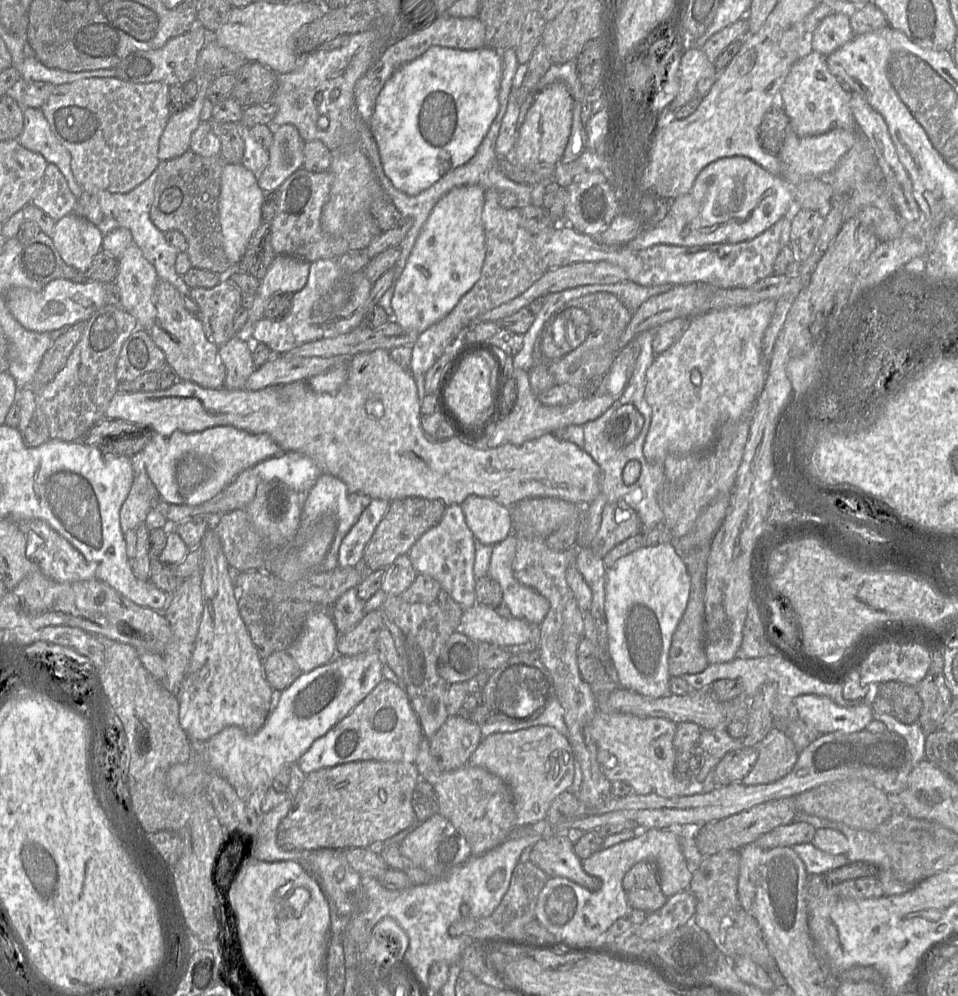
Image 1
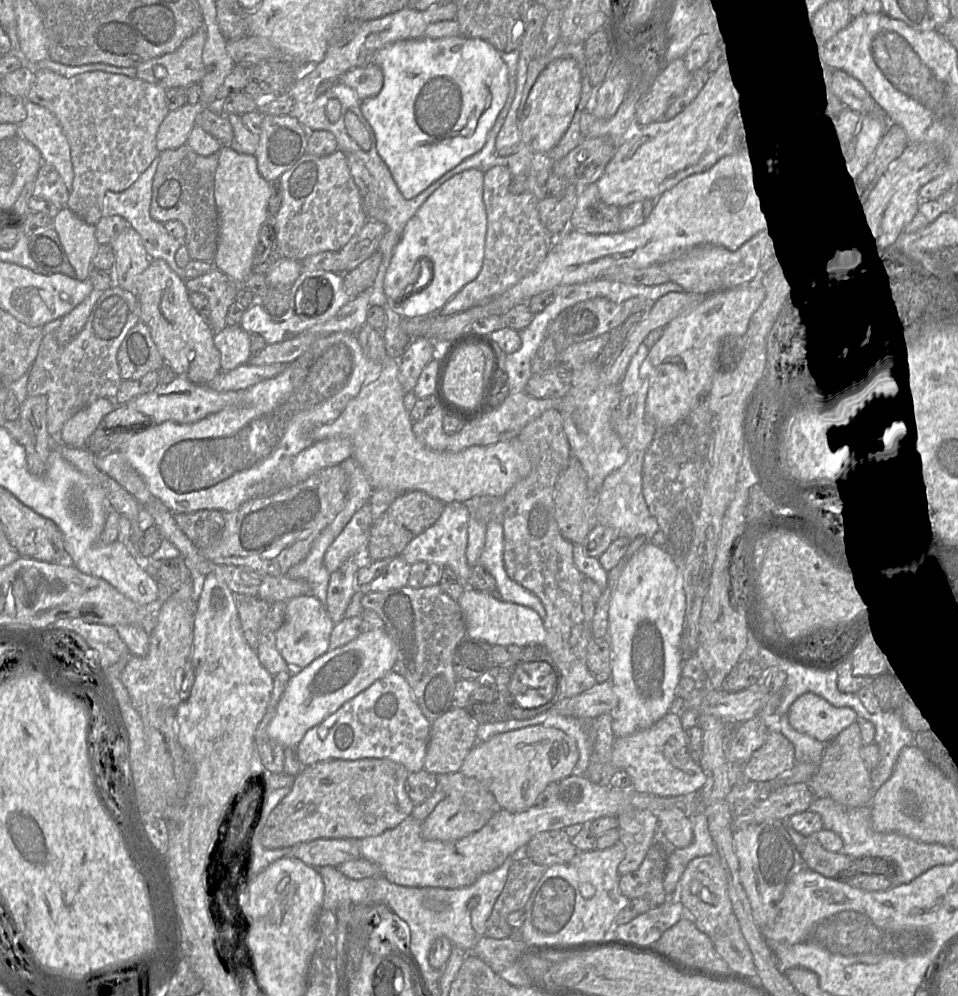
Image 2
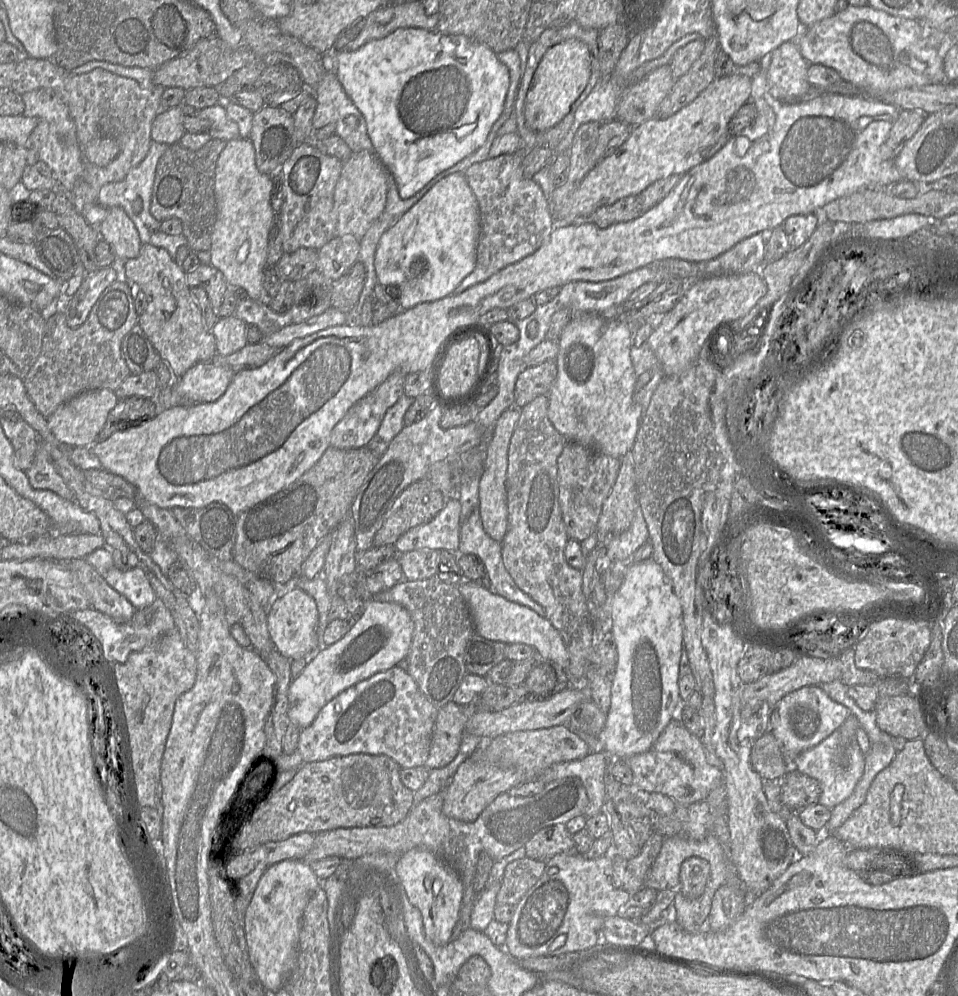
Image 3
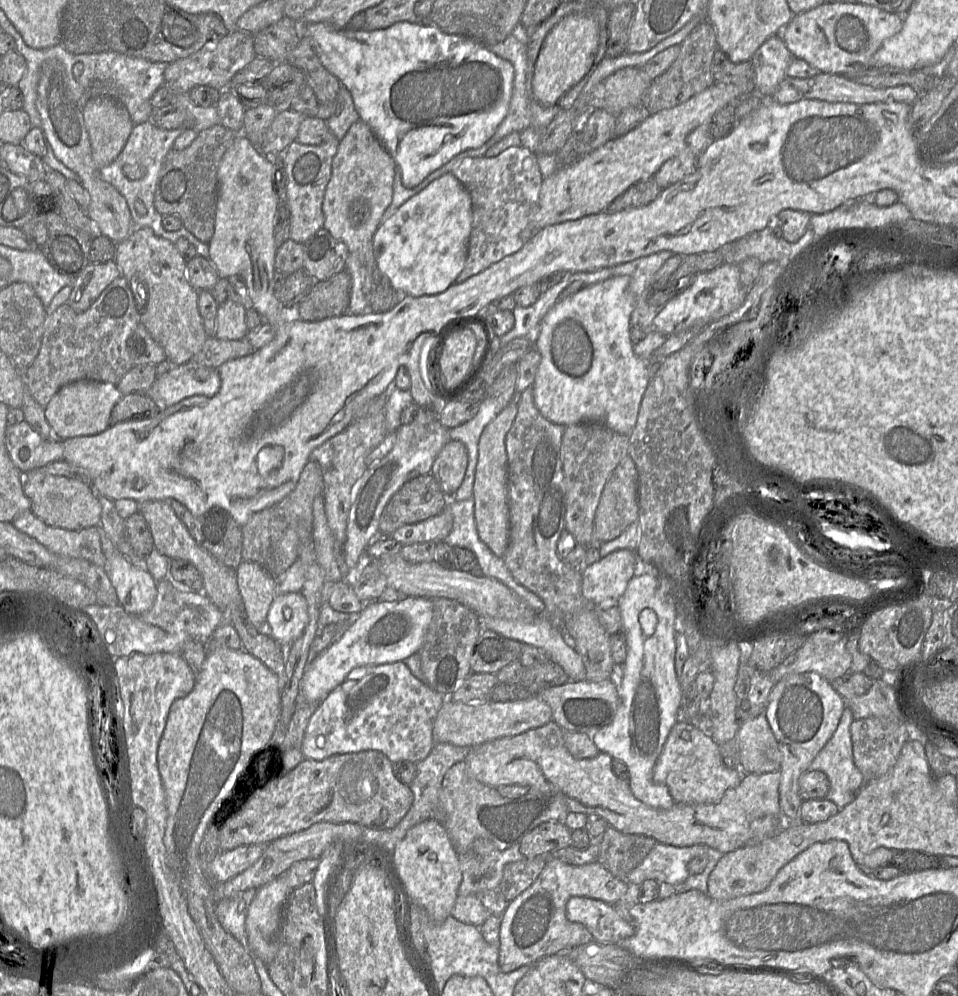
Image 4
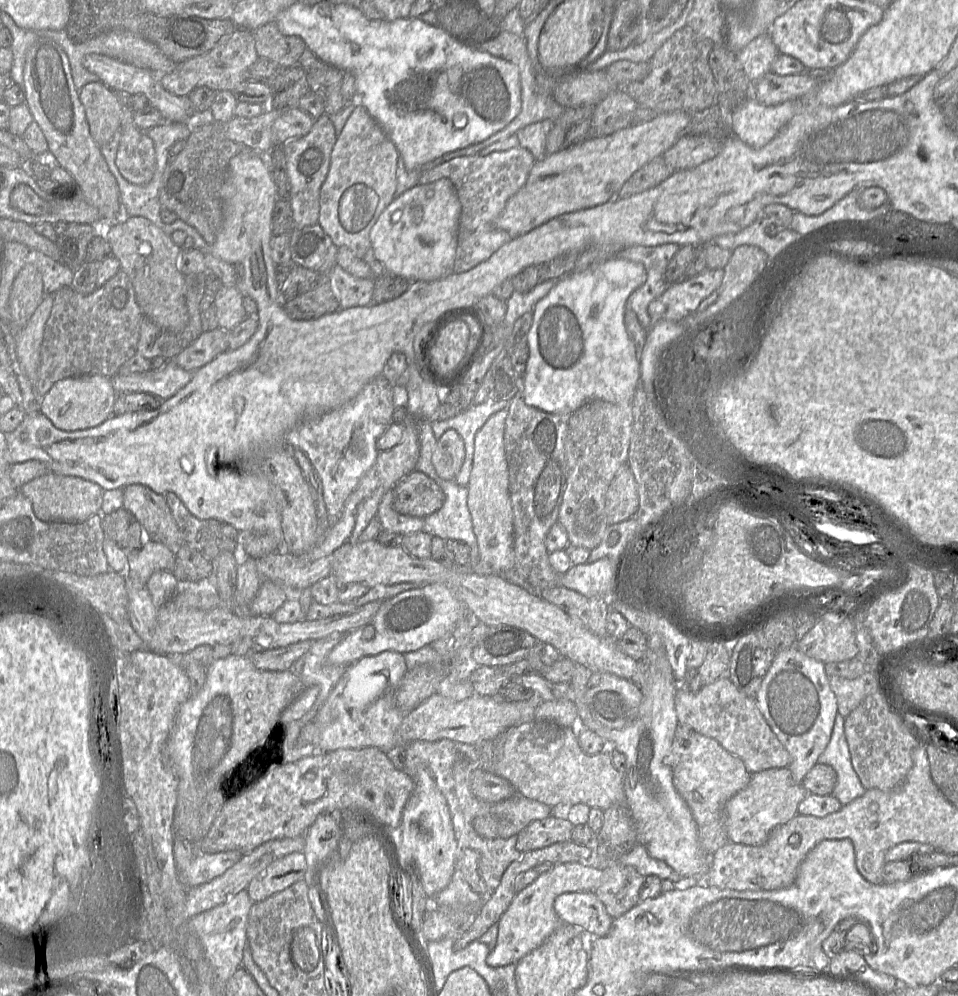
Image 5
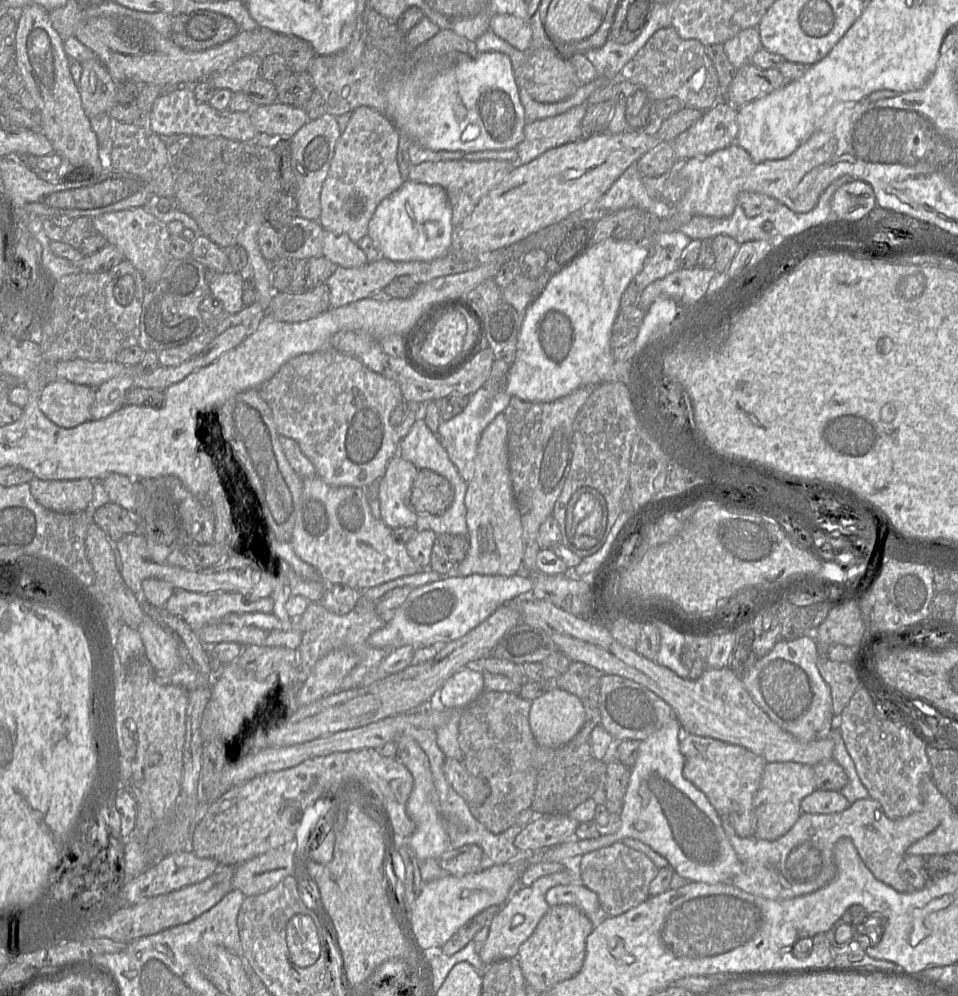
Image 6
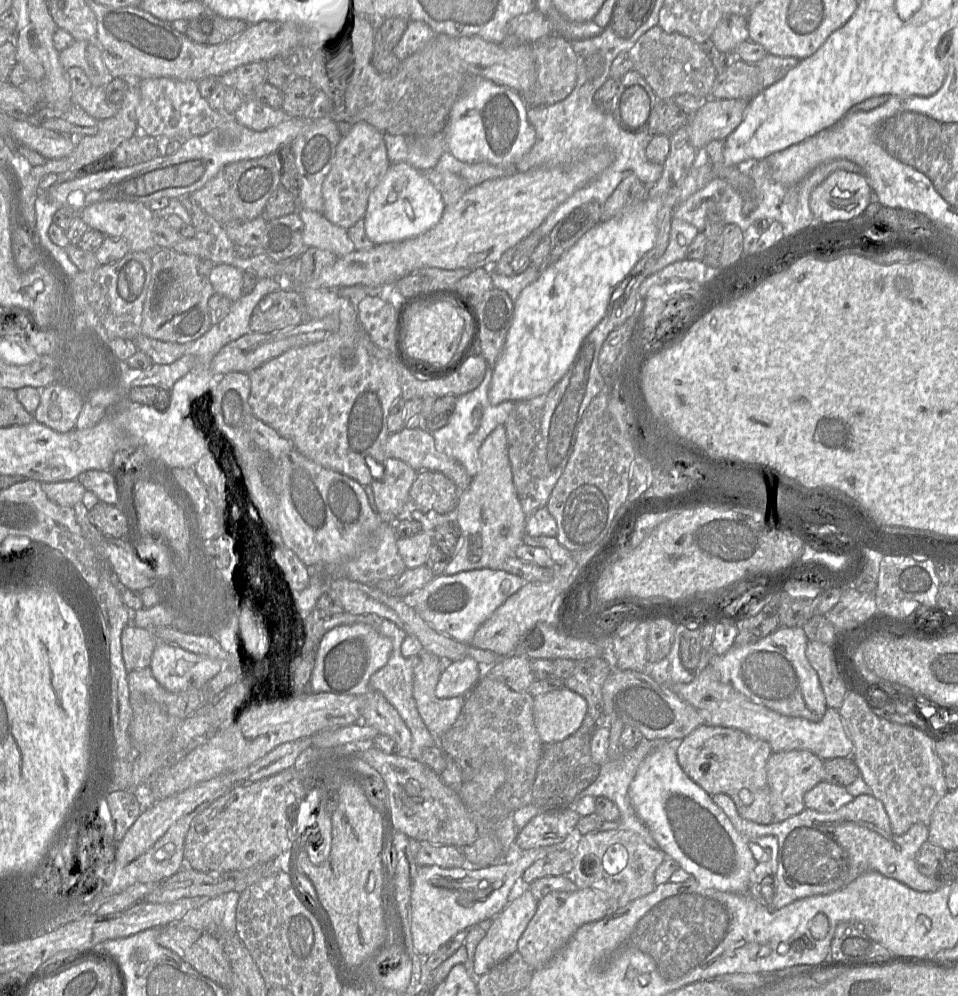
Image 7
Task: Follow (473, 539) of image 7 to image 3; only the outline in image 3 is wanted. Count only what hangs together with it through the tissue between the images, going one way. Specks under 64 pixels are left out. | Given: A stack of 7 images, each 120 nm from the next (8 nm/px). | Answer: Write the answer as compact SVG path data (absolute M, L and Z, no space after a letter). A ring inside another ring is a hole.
M520 409L505 410L493 427L491 439L486 447L483 472L479 479L479 513L484 531L495 541L502 543L508 529L508 506L506 476L508 471L508 449L514 429L520 417Z

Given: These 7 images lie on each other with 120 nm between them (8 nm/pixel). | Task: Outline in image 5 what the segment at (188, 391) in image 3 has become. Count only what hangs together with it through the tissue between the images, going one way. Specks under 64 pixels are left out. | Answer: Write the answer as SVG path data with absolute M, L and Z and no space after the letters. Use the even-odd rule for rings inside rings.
M168 361L167 365L159 370L130 375L116 374L110 380L117 393L145 392L166 400L188 384L192 373L173 361Z

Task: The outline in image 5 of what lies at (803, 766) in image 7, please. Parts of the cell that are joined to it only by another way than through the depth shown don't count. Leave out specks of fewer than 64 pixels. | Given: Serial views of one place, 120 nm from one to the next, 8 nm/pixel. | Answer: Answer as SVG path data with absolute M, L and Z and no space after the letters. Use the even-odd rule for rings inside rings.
M788 767L771 768L752 774L747 786L725 804L729 842L751 846L765 843L776 827L798 814L798 806L807 795L803 785L794 781Z

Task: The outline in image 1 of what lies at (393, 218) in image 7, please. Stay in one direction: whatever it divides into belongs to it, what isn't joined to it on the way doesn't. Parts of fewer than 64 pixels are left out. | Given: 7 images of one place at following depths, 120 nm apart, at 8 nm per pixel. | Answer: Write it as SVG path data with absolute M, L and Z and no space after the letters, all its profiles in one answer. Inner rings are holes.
M478 185L455 187L434 206L407 259L407 263L395 285L391 300L394 319L404 328L420 334L445 317L459 300L476 284L481 276L486 255L485 231L482 212L485 190Z

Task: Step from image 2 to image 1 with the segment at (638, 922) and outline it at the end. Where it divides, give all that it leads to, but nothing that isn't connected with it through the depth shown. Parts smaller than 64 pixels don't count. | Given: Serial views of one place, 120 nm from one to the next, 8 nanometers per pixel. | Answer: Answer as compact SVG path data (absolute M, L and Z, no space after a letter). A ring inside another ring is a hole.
M688 889L668 897L666 903L658 910L648 913L643 923L634 925L631 932L645 940L658 940L684 925L694 917L696 897Z

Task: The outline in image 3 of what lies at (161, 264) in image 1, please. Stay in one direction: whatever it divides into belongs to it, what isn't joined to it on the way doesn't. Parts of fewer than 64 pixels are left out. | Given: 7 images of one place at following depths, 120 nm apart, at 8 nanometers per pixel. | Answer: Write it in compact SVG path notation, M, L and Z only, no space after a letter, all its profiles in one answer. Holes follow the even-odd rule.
M152 140L147 156L120 182L105 184L101 187L98 203L105 209L121 207L134 223L138 230L142 244L151 244L167 250L171 258L176 258L177 249L187 246L187 239L183 234L169 235L161 230L161 222L155 219L150 212L152 191L155 180L156 167L160 157L170 145Z

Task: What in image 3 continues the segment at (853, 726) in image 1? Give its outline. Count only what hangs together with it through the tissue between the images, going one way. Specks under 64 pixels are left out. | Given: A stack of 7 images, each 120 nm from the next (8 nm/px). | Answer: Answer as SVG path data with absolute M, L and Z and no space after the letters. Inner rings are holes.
M818 685L802 687L784 696L772 707L770 729L780 743L790 767L792 761L803 751L812 748L839 729L851 715L844 705L831 699Z

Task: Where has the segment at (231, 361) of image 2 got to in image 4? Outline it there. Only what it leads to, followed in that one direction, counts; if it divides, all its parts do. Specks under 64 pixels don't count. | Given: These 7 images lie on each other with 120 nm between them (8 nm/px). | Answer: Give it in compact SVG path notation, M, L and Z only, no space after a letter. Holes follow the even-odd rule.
M227 299L219 304L216 316L215 337L222 340L240 340L247 334L246 308Z

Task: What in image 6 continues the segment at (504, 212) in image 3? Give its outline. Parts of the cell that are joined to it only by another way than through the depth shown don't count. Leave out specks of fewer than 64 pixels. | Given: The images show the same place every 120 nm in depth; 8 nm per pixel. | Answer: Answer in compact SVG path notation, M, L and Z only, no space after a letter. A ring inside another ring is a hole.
M518 158L518 163L511 163L509 161L503 161L503 160L481 160L481 161L451 160L451 161L440 161L440 162L424 162L417 166L413 166L410 169L408 179L417 183L425 183L428 185L440 185L446 190L446 193L451 205L451 209L452 209L452 224L453 224L453 227L455 228L459 226L473 212L473 210L475 209L479 201L484 196L486 196L492 189L494 189L513 169L515 169L516 167L520 165L523 165L523 164L519 164L519 158Z

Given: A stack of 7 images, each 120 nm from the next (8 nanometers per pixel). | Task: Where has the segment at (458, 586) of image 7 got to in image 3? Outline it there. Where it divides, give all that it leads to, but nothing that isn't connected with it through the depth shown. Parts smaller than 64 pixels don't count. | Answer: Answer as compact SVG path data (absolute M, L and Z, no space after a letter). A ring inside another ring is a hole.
M375 600L365 601L365 612L350 631L336 643L322 647L316 656L309 657L301 674L292 680L288 689L287 716L290 723L299 729L312 724L320 710L345 689L374 674L396 666L409 652L414 631L414 623L409 612L399 604Z

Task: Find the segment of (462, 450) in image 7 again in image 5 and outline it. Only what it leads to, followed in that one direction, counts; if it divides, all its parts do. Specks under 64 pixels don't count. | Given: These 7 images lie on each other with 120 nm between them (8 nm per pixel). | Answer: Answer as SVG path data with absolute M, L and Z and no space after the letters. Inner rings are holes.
M486 401L460 412L457 416L447 420L431 420L431 427L435 439L438 441L447 430L455 430L463 439L465 459L455 478L460 486L467 487L474 456L475 435L485 422L496 412L507 409L510 401Z

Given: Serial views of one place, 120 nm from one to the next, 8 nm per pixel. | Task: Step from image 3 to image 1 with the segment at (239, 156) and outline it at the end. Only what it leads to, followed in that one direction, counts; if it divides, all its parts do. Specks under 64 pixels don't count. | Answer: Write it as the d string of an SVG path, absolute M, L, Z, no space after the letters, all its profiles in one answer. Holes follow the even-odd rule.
M227 163L221 175L221 193L219 198L220 223L223 236L223 247L225 255L233 266L236 266L246 251L248 242L250 241L255 230L262 223L262 205L265 198L265 192L258 185L258 176L249 171L244 165Z

